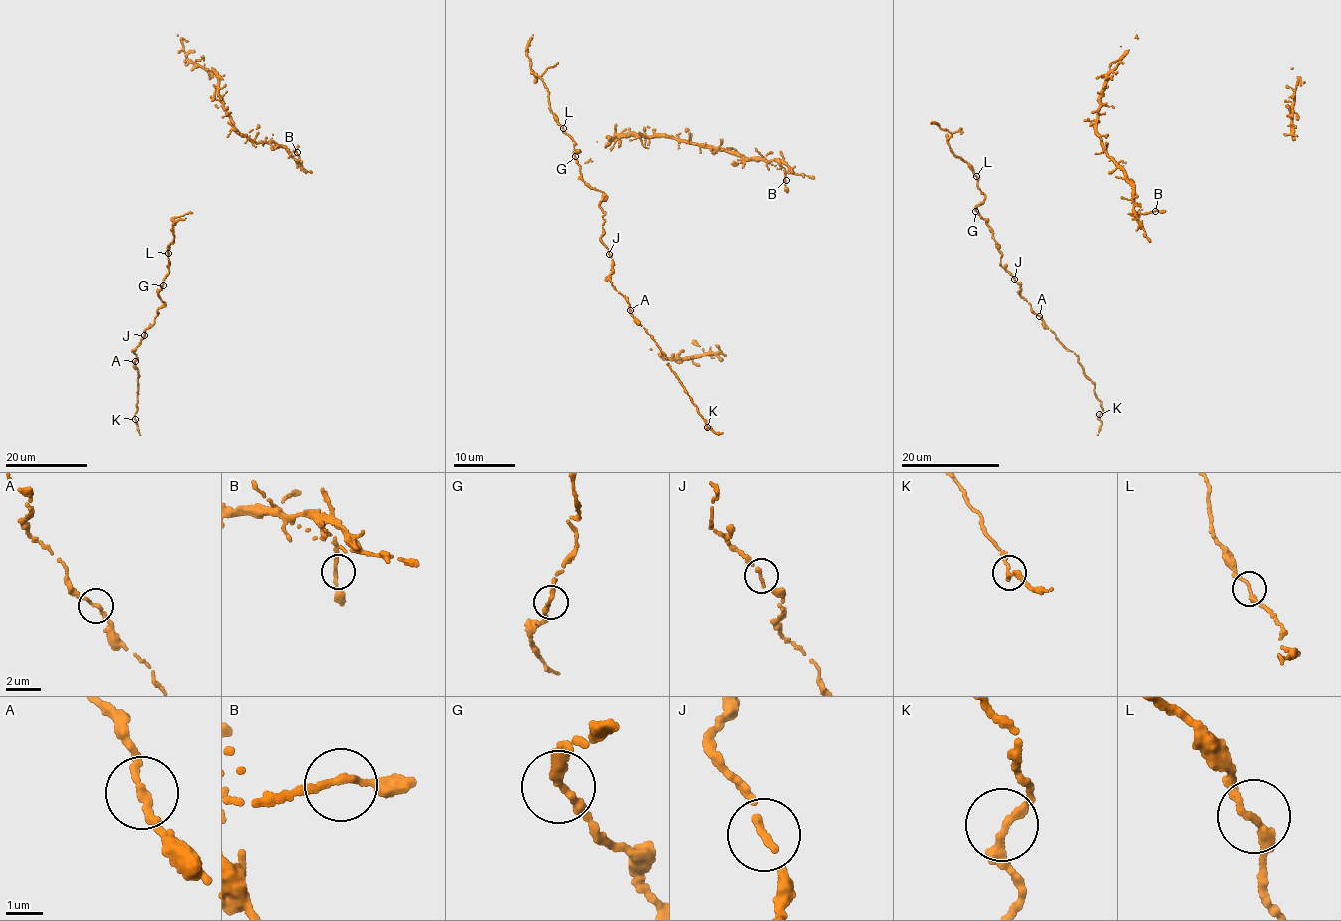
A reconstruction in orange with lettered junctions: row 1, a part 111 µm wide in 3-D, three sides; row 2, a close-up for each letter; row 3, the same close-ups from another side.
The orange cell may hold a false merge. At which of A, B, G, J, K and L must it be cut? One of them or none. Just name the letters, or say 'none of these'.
none of these

